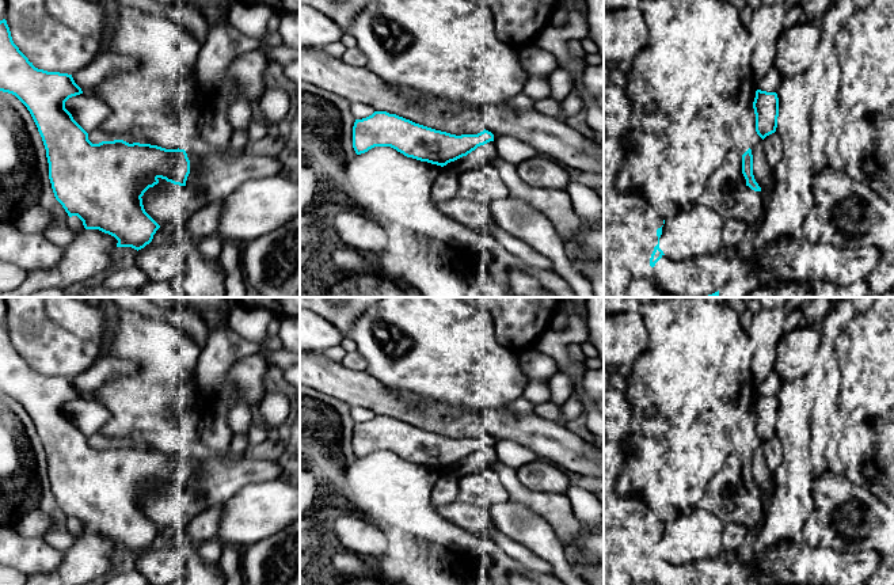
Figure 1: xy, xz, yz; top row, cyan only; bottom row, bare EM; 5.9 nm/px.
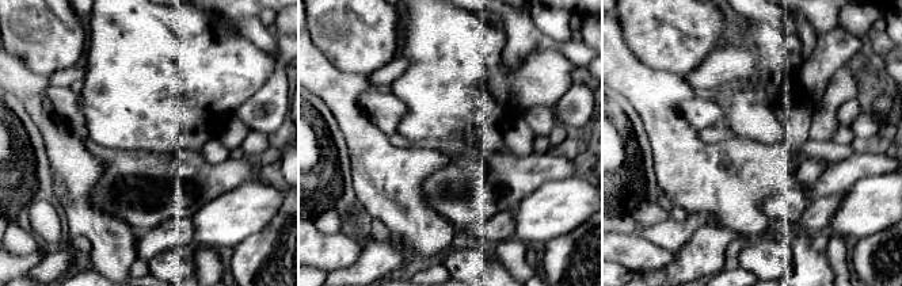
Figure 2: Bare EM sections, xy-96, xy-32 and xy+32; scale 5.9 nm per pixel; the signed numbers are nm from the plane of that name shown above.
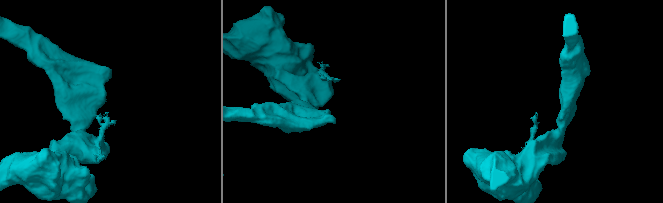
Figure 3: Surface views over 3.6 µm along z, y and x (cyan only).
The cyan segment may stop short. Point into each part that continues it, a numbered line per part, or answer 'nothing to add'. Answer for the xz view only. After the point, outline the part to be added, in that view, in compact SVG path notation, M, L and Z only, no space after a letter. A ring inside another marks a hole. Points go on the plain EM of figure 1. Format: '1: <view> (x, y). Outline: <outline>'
nothing to add

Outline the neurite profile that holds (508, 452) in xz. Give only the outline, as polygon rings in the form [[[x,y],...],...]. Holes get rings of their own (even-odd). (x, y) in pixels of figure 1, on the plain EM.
[[[510,440],[497,441],[495,451],[497,461],[510,466],[513,468],[518,468],[539,459],[539,456],[533,451]]]

